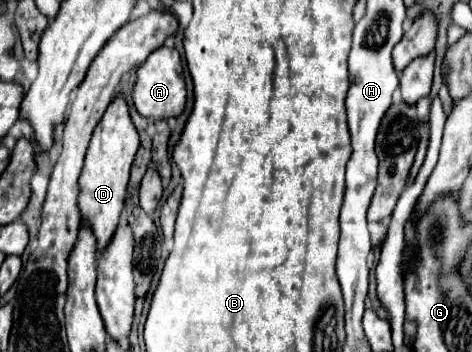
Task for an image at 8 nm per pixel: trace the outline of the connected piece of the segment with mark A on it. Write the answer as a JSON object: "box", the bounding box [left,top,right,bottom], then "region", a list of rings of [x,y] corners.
{"box":[132,47,186,119],"region":[[[158,47],[148,55],[148,59],[136,67],[136,83],[132,87],[132,101],[142,117],[148,119],[168,119],[182,113],[186,105],[186,83],[182,75],[180,53],[172,47]]]}

